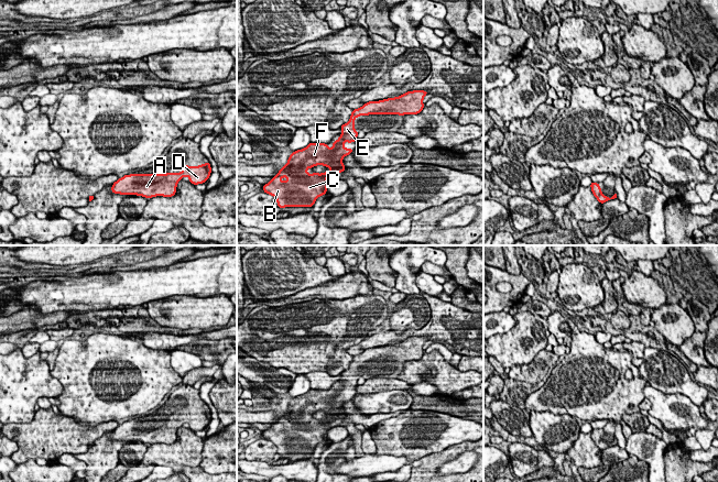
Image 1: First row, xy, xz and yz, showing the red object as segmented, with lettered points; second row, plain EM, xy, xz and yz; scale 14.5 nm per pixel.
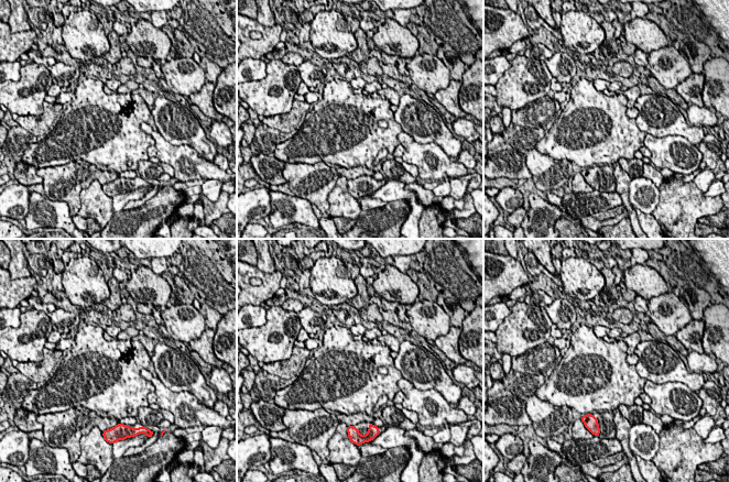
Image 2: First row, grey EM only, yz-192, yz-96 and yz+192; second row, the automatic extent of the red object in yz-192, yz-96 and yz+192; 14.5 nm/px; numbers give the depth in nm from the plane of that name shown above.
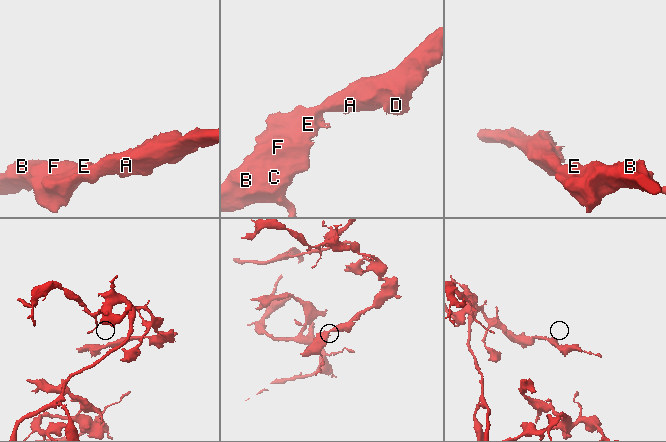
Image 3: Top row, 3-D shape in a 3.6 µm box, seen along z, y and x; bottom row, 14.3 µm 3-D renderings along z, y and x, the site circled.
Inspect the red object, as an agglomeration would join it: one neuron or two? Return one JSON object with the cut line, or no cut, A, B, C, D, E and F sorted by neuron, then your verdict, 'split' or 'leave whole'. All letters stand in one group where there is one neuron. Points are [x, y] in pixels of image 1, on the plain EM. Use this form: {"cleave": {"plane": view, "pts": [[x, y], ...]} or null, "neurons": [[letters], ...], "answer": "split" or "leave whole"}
{"cleave": null, "neurons": [["A", "B", "C", "D", "E", "F"]], "answer": "leave whole"}

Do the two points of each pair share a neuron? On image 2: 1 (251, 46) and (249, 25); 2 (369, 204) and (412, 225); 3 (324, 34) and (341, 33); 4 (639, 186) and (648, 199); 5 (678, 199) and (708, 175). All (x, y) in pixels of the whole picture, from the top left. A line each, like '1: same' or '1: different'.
1: same
2: different
3: same
4: same
5: different

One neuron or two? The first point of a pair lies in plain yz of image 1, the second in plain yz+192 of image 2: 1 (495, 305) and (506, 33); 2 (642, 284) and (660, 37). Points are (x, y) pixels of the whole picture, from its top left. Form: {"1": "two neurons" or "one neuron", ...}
{"1": "one neuron", "2": "one neuron"}

